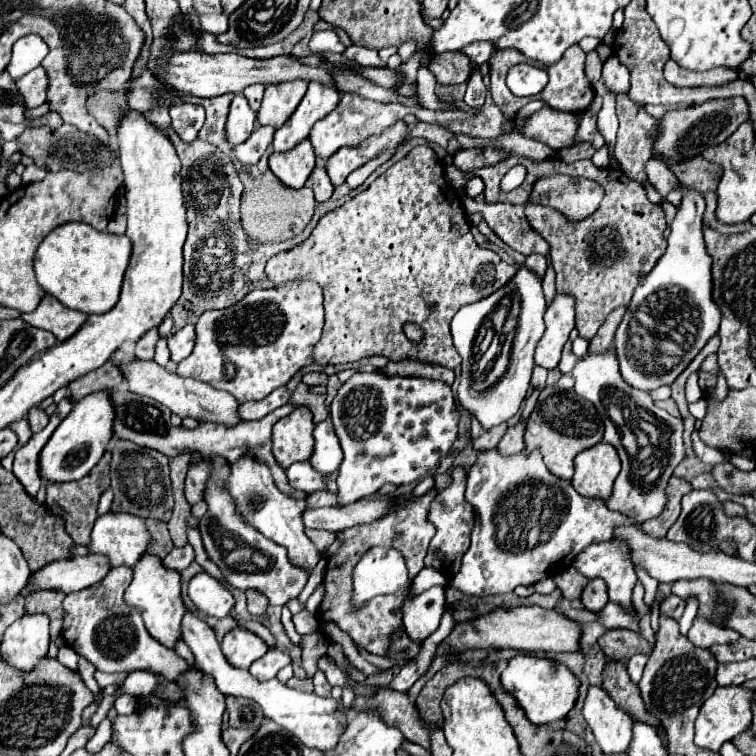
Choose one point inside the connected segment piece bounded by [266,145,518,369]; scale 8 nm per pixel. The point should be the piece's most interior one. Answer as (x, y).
(401, 251)

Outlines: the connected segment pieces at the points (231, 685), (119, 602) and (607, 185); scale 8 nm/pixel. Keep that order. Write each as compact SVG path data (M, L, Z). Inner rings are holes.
M186 611L184 619L182 619L182 637L184 637L184 643L196 655L196 665L202 667L202 671L214 679L214 683L222 695L246 697L246 699L256 701L264 709L264 715L268 719L286 727L290 733L294 733L310 749L318 749L318 751L326 753L338 745L342 733L346 731L348 717L346 717L346 711L338 709L336 699L332 699L332 697L324 699L324 697L318 697L314 693L302 693L302 691L290 689L284 683L280 683L278 679L258 681L246 669L238 669L238 667L230 665L220 649L220 643L216 641L214 631L204 621L194 617L190 611Z
M114 567L106 579L78 593L70 593L64 599L64 627L62 639L78 657L90 661L104 673L132 673L152 671L158 677L174 683L180 675L190 671L190 665L174 651L162 647L146 631L138 611L124 603L124 591L132 581L132 567Z
M510 157L502 163L480 167L470 173L462 173L458 167L448 165L446 177L454 187L462 187L466 185L468 179L480 177L484 181L486 203L500 201L500 203L510 203L510 205L526 205L526 219L530 227L534 227L534 231L542 239L546 239L546 243L550 245L550 259L556 271L558 293L572 295L576 301L576 329L578 329L578 335L584 339L592 339L596 335L596 331L600 329L600 325L604 323L610 311L630 303L632 293L638 287L640 279L648 275L652 267L656 265L656 261L664 255L666 217L664 217L662 207L650 203L646 199L644 187L636 181L630 181L620 169L614 169L614 167L598 169L588 159L566 165L558 157L550 157L544 161L534 161L528 157ZM514 165L524 165L528 175L518 189L506 193L500 189L500 179ZM560 173L570 175L570 177L592 179L600 183L606 191L596 213L584 219L582 223L570 225L566 223L566 219L562 219L562 215L558 215L558 211L550 211L548 207L538 207L534 203L528 203L530 191L540 177L550 177L550 175L560 175Z

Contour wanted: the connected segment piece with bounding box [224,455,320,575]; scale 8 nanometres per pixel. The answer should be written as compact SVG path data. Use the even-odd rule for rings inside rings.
M242 455L236 463L230 463L230 475L224 483L226 491L234 499L238 515L244 519L244 523L252 525L256 531L260 531L270 541L284 545L288 549L288 559L294 567L304 569L308 575L320 561L320 553L316 551L316 545L304 535L304 523L302 513L306 511L304 499L294 499L278 491L274 485L270 467L266 463L260 463L254 455Z

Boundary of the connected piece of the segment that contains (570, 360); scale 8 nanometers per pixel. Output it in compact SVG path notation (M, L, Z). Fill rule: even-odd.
M568 341L568 343L566 343L566 347L564 347L564 351L562 351L562 359L560 359L560 365L558 365L558 369L560 369L560 373L562 373L562 375L568 375L568 373L574 369L576 361L578 361L578 357L574 357L574 355L572 355L570 347L572 347L572 343Z

